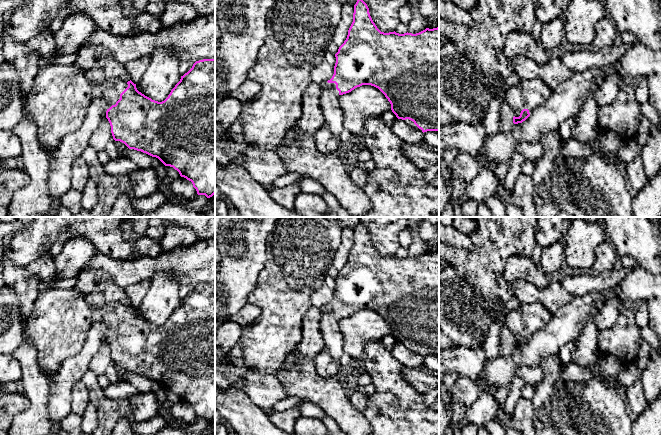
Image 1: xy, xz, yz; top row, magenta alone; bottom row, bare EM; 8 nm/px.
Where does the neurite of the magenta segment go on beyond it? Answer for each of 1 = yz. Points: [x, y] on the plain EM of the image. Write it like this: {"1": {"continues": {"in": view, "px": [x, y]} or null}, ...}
{"1": {"continues": {"in": "yz", "px": [535, 316]}}}

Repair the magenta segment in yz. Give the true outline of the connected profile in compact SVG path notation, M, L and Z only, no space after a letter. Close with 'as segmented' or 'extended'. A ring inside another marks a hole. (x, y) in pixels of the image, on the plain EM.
M523 303L522 320L524 333L519 341L513 341L513 347L518 348L525 345L538 331L543 329L552 318L552 314L540 303Z | extended

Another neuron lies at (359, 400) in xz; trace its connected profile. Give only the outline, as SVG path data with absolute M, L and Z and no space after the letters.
M357 390L355 392L352 392L349 395L349 399L353 405L353 407L359 411L363 412L367 406L367 401L368 401L368 395L364 393L360 393Z

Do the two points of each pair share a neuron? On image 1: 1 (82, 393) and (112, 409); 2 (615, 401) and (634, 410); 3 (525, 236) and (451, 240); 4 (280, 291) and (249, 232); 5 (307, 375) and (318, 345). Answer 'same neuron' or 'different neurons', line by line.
1: different neurons
2: different neurons
3: different neurons
4: different neurons
5: different neurons

